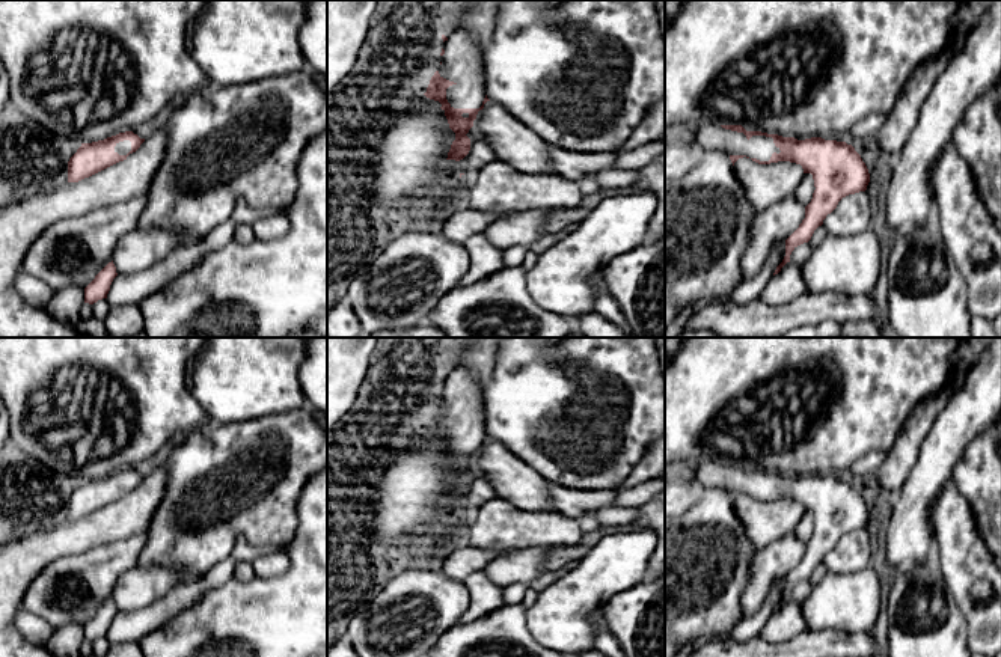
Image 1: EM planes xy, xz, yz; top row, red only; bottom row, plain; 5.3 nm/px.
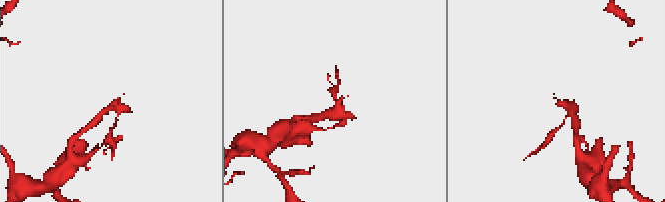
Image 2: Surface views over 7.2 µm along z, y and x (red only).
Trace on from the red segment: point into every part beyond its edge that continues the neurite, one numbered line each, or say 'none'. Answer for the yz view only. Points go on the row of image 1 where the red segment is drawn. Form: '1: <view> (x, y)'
1: yz (715, 137)

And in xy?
1: xy (122, 148)

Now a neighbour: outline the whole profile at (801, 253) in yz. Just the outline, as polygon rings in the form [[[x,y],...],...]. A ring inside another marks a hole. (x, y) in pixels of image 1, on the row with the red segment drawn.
[[[810,241],[794,247],[794,250],[790,255],[790,262],[800,267],[810,258],[811,250],[813,247]]]

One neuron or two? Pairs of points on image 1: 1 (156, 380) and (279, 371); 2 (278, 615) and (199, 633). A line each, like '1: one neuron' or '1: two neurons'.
1: two neurons
2: one neuron

